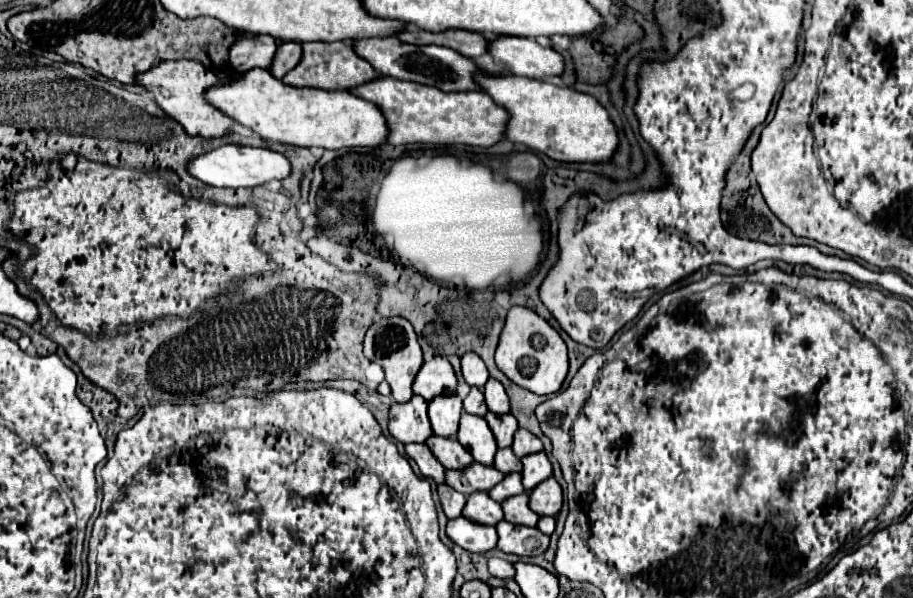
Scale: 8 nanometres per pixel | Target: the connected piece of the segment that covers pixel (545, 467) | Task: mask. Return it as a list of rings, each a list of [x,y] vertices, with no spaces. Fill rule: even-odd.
[[[534,453],[530,457],[522,459],[524,471],[522,471],[522,483],[526,493],[530,493],[540,481],[546,481],[552,477],[552,463],[548,461],[546,453]]]

